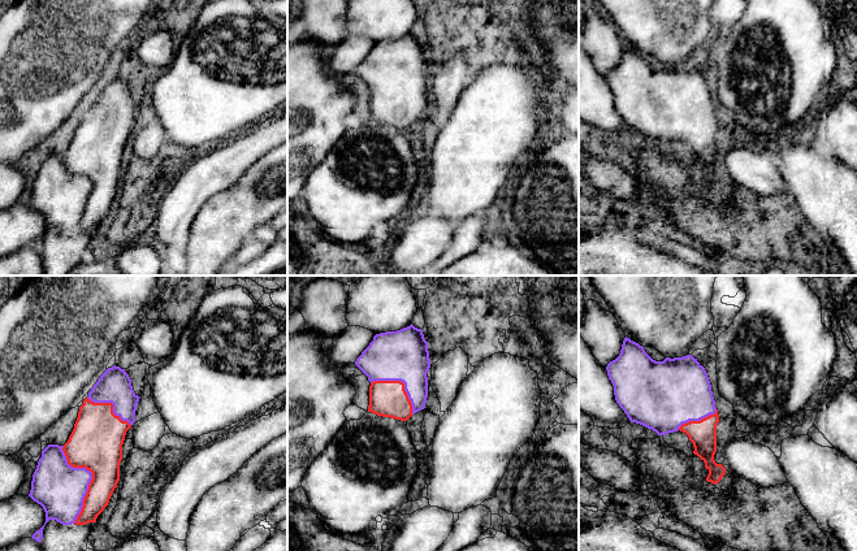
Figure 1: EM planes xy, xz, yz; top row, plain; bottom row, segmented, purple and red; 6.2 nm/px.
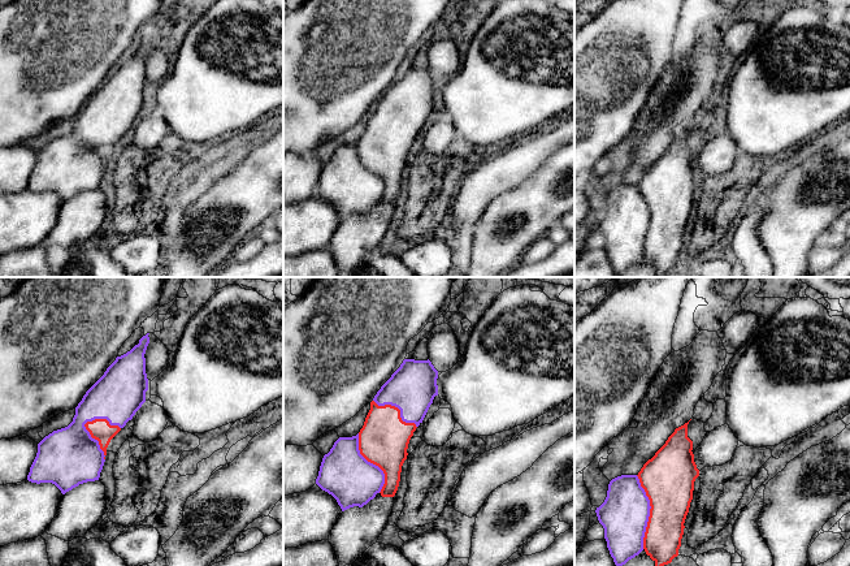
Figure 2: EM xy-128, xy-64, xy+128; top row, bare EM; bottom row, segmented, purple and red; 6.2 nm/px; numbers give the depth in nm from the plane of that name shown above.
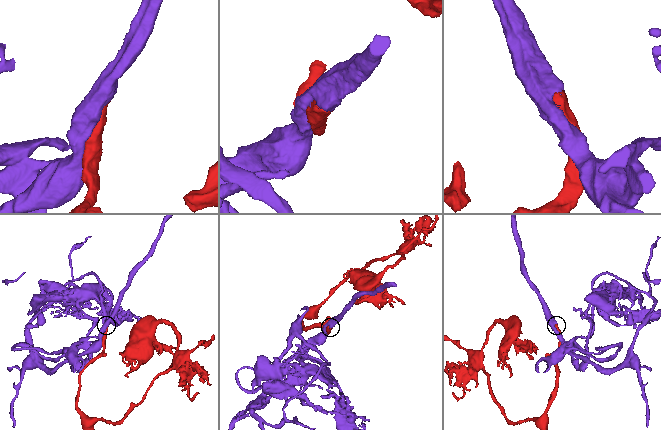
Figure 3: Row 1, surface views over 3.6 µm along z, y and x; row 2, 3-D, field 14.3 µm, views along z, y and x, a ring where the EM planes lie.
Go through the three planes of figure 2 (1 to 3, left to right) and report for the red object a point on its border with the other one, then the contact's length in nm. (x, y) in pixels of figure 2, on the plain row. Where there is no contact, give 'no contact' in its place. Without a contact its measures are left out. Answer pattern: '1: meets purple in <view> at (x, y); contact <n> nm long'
1: meets purple in xy-128 at (91, 146); contact 280 nm long
2: meets purple in xy-64 at (372, 172); contact 400 nm long
3: meets purple in xy+128 at (649, 220); contact 460 nm long

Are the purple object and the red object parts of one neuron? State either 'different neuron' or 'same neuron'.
same neuron

